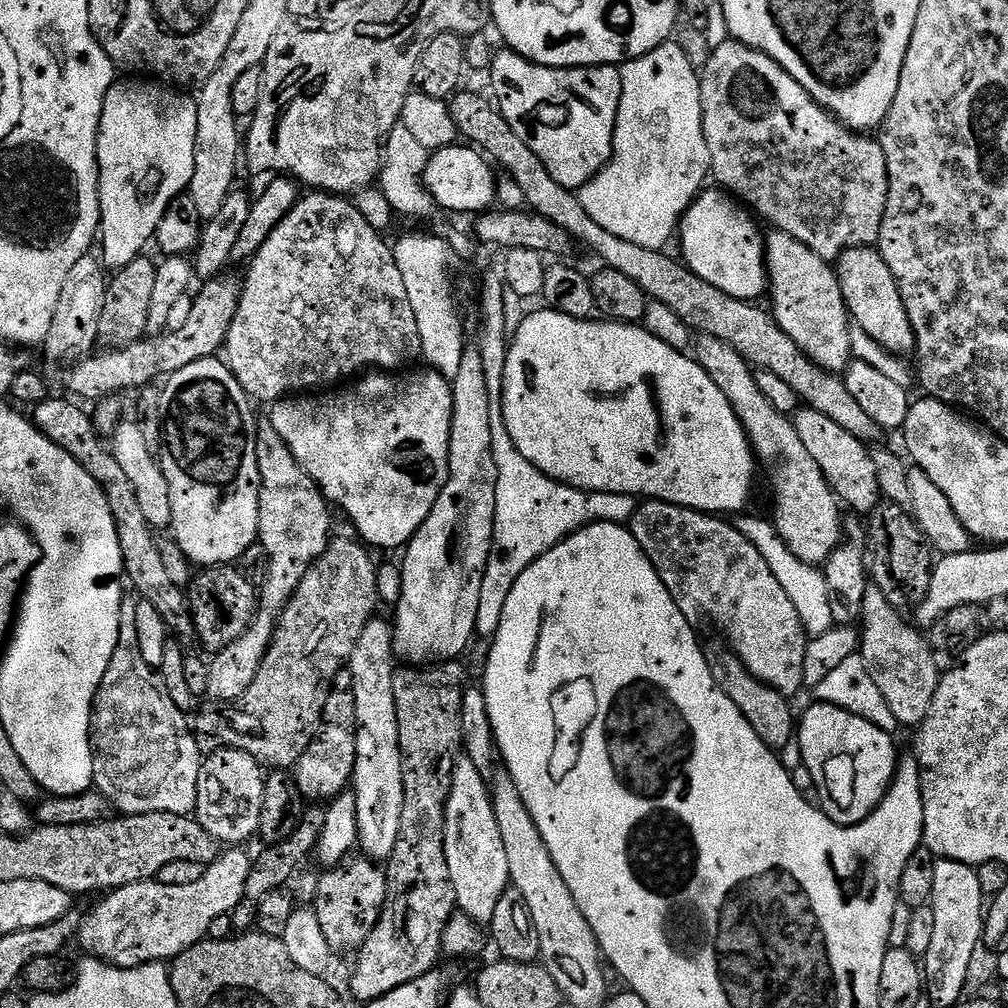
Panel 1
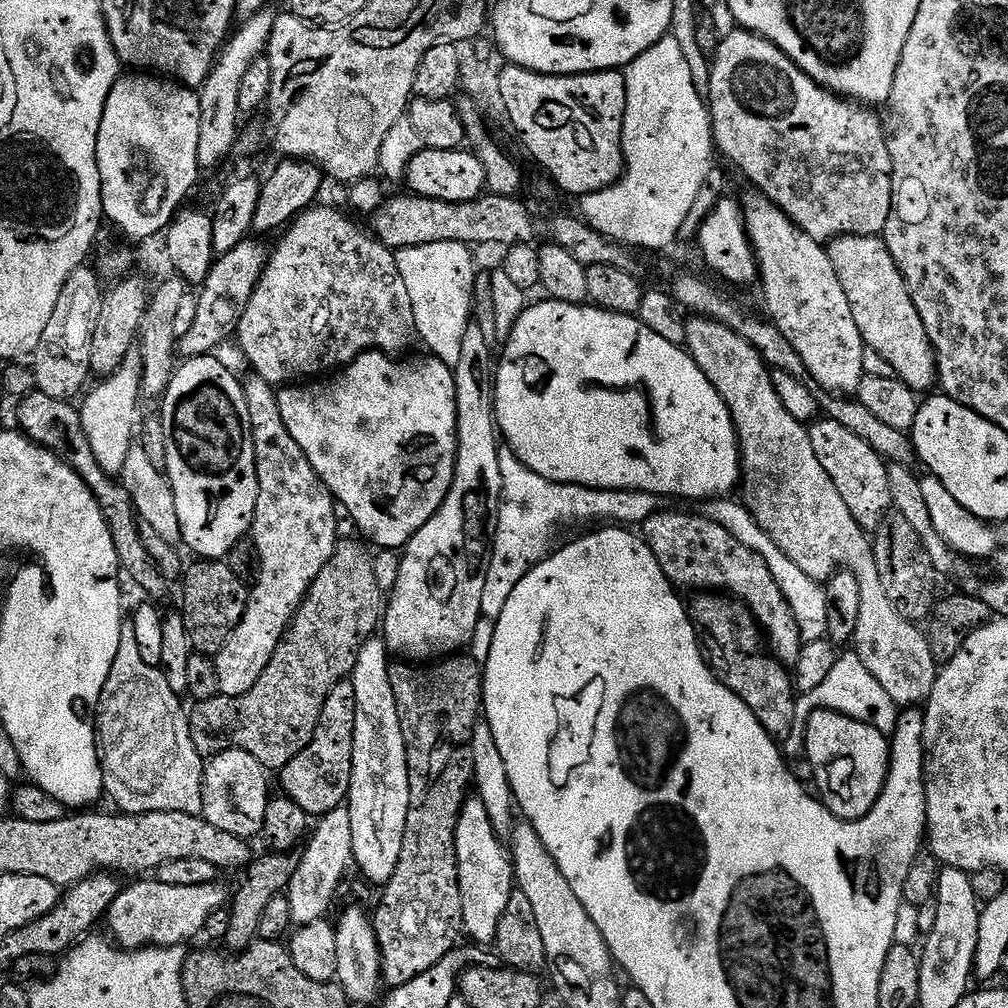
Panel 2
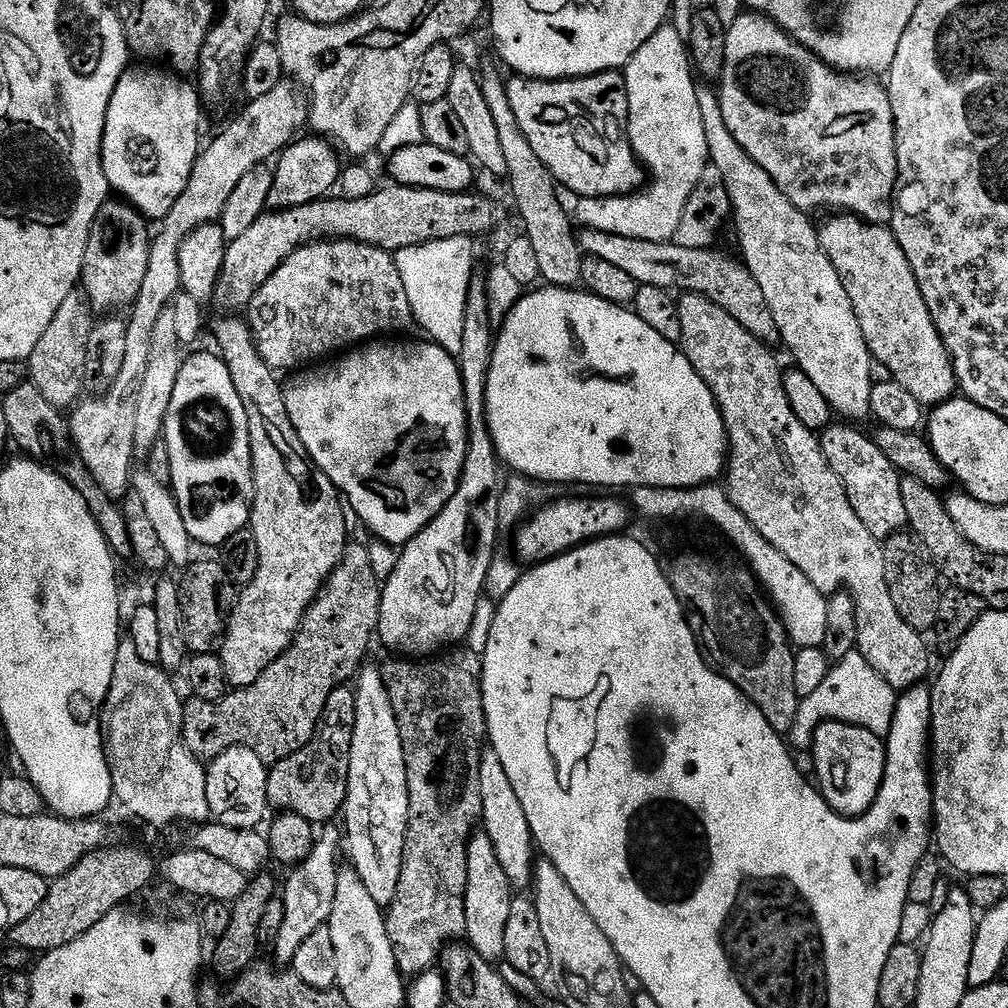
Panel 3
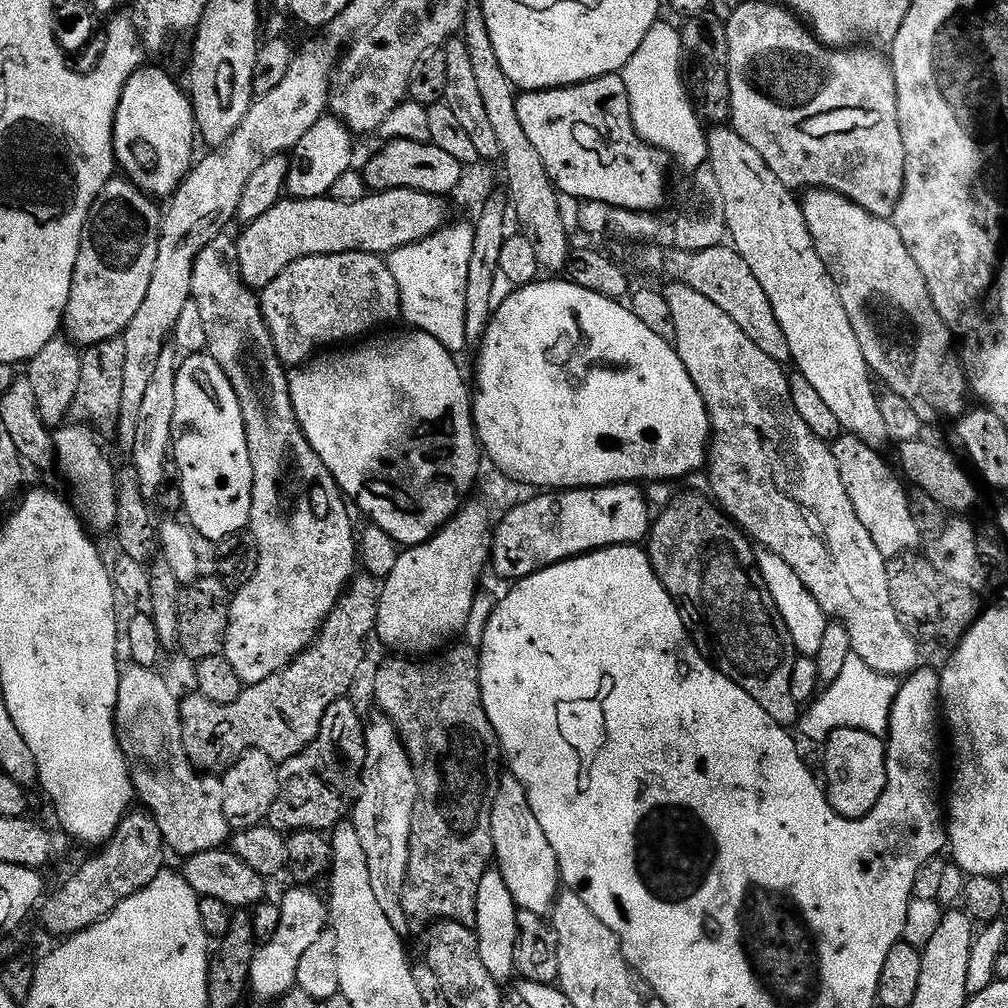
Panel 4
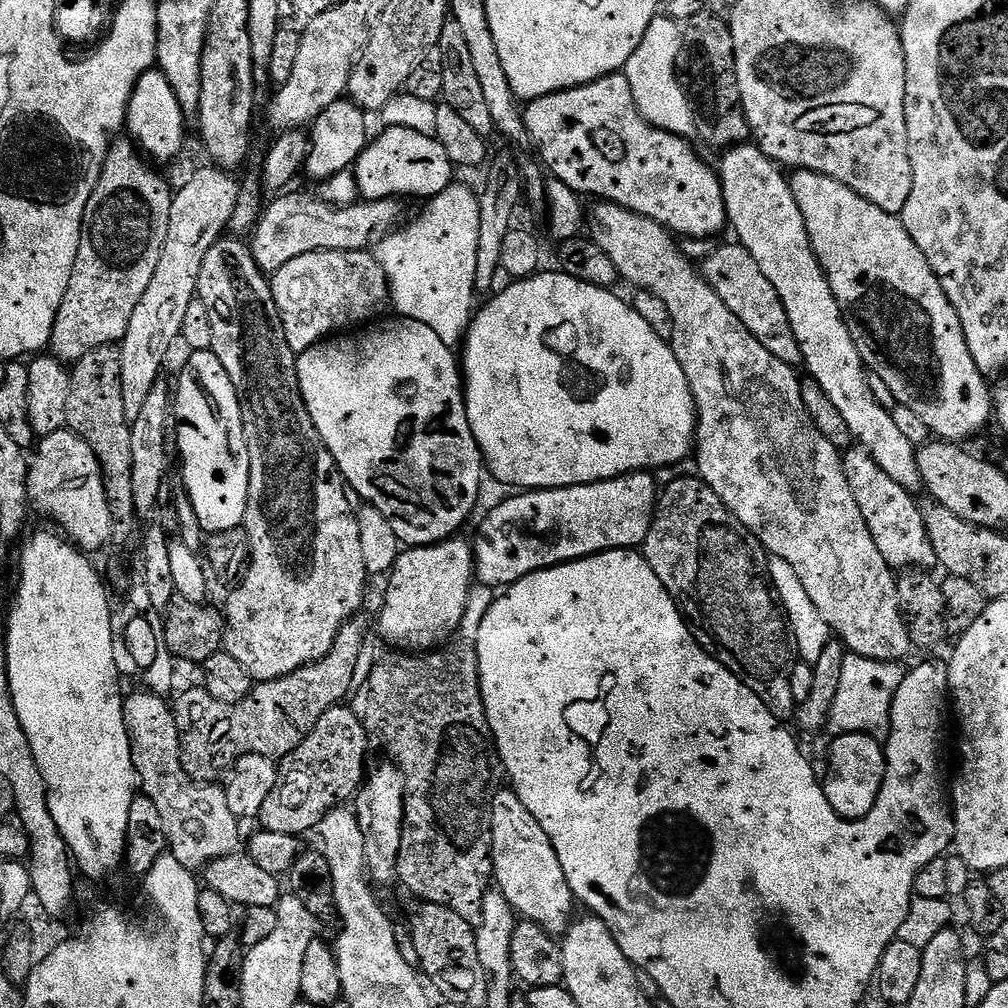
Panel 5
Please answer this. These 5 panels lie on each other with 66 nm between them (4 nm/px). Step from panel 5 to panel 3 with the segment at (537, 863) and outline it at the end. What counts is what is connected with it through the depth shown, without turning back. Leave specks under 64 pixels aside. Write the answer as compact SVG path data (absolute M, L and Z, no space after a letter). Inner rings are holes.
M490 746L485 747L480 759L482 774L482 831L490 838L494 846L494 854L498 854L498 862L502 862L502 870L506 870L506 878L513 889L524 890L534 880L534 839L530 830L530 822L526 820L526 810L522 810L522 802L510 786L510 778L506 778L506 766L502 766L502 758Z

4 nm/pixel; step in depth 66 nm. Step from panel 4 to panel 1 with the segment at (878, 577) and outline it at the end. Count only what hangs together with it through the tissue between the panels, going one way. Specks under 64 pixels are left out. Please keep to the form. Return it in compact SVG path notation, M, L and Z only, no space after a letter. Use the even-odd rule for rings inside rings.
M701 335L694 344L694 359L697 364L702 366L702 370L706 370L706 374L710 374L714 386L718 386L718 390L722 390L722 394L726 394L734 414L740 420L741 426L744 427L748 442L762 469L762 476L768 479L768 488L772 491L770 519L775 524L782 542L786 542L786 546L790 546L794 555L802 558L807 564L823 566L830 558L832 551L842 543L844 536L844 520L842 515L840 516L842 505L837 500L832 487L828 485L828 480L822 474L822 470L818 470L818 462L814 462L814 458L810 455L810 450L806 450L802 438L798 438L795 423L778 410L774 410L769 399L758 388L756 372L752 365L742 358L742 354L738 354L738 350L734 350L734 346L713 336ZM869 587L862 613L862 639L858 654L870 670L870 678L882 690L882 698L890 702L890 711L900 726L918 726L930 714L930 702L940 685L938 667L931 643L911 623L899 616L897 605L892 604L878 587Z

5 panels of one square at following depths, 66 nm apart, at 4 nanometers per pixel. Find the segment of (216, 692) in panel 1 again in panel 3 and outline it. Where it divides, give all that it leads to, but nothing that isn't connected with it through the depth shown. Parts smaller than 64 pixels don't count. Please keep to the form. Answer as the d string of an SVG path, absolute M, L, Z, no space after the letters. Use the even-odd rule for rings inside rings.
M220 318L216 324L216 344L220 347L219 355L230 370L230 378L234 378L234 390L238 390L242 406L246 406L252 451L252 477L256 483L250 531L254 538L258 538L258 574L254 574L252 581L243 585L242 591L237 595L236 606L228 617L228 627L224 630L222 643L218 648L229 685L237 689L253 684L292 645L292 639L296 636L304 615L308 613L309 606L315 602L320 589L328 581L328 576L344 557L350 543L349 517L346 515L345 501L334 482L330 482L328 475L308 459L306 446L302 446L290 422L290 414L286 414L281 381L276 381L277 373L256 349L251 328L240 318Z

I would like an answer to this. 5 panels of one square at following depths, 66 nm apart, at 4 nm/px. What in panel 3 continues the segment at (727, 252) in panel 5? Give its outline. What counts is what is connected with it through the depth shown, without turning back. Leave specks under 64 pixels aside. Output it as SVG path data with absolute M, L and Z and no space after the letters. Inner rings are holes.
M581 227L578 232L580 250L585 256L602 258L619 266L625 274L636 280L637 285L653 284L659 288L677 290L687 289L689 293L705 296L714 306L722 306L734 322L738 322L754 338L769 346L781 343L778 322L774 322L774 314L770 314L770 306L766 306L766 294L758 286L754 274L744 265L743 259L735 255L727 256L724 252L716 252L715 247L704 249L687 249L673 242L646 242L638 238L622 238L622 234L606 234L606 230L594 230Z

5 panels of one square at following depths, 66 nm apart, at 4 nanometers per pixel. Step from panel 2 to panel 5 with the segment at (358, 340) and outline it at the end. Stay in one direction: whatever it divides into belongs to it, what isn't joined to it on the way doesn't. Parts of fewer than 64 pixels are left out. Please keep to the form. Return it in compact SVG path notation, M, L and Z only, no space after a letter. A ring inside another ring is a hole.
M368 250L302 254L302 258L286 262L271 281L284 337L290 342L290 350L297 354L341 330L352 330L375 321L390 300L386 274Z

